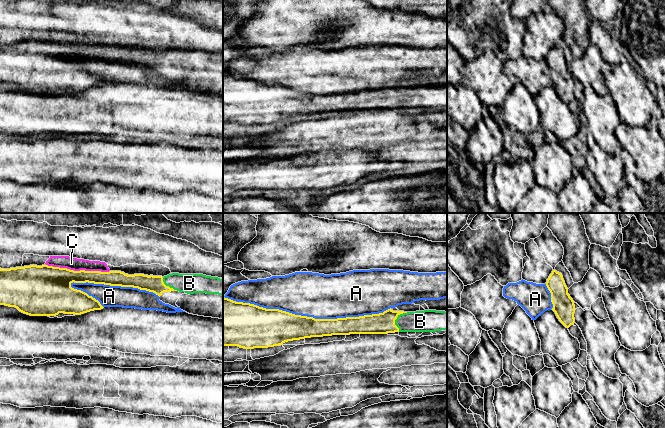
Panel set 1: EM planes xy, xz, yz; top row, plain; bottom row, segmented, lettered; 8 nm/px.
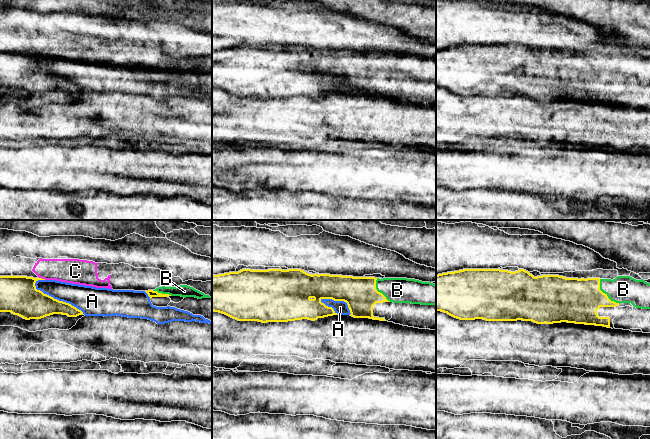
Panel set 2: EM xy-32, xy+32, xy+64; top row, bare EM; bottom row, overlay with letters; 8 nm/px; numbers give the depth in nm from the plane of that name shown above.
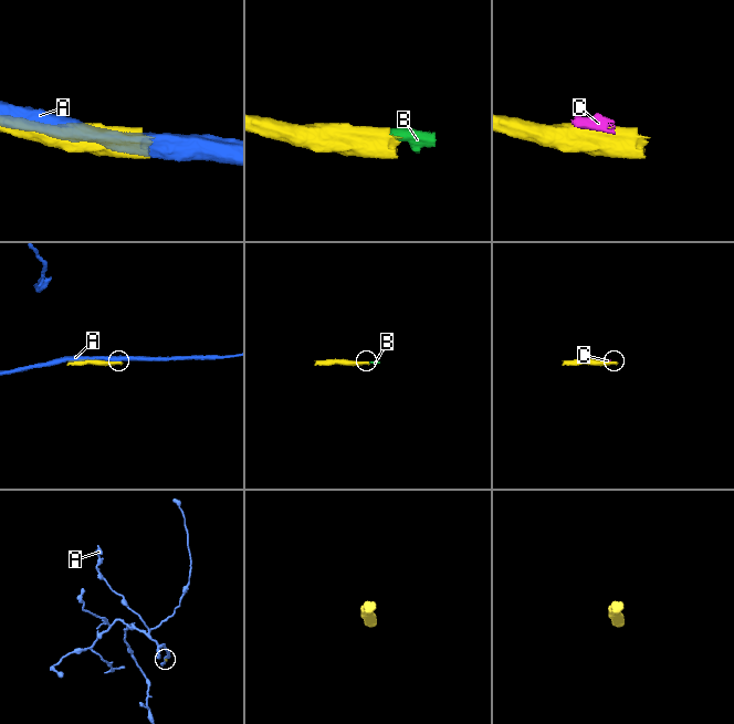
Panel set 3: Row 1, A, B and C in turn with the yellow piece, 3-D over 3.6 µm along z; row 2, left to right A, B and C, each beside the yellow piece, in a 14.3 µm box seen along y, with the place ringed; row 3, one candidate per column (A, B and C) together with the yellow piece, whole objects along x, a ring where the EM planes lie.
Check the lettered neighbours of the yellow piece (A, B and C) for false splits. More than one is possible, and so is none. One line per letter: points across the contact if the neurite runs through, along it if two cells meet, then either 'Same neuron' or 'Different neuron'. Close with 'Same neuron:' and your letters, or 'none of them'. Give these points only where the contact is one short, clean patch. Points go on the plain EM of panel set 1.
A: Different neuron
B: Same neuron
C: Different neuron
Same neuron: B

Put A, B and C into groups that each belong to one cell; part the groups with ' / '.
A / B / C

